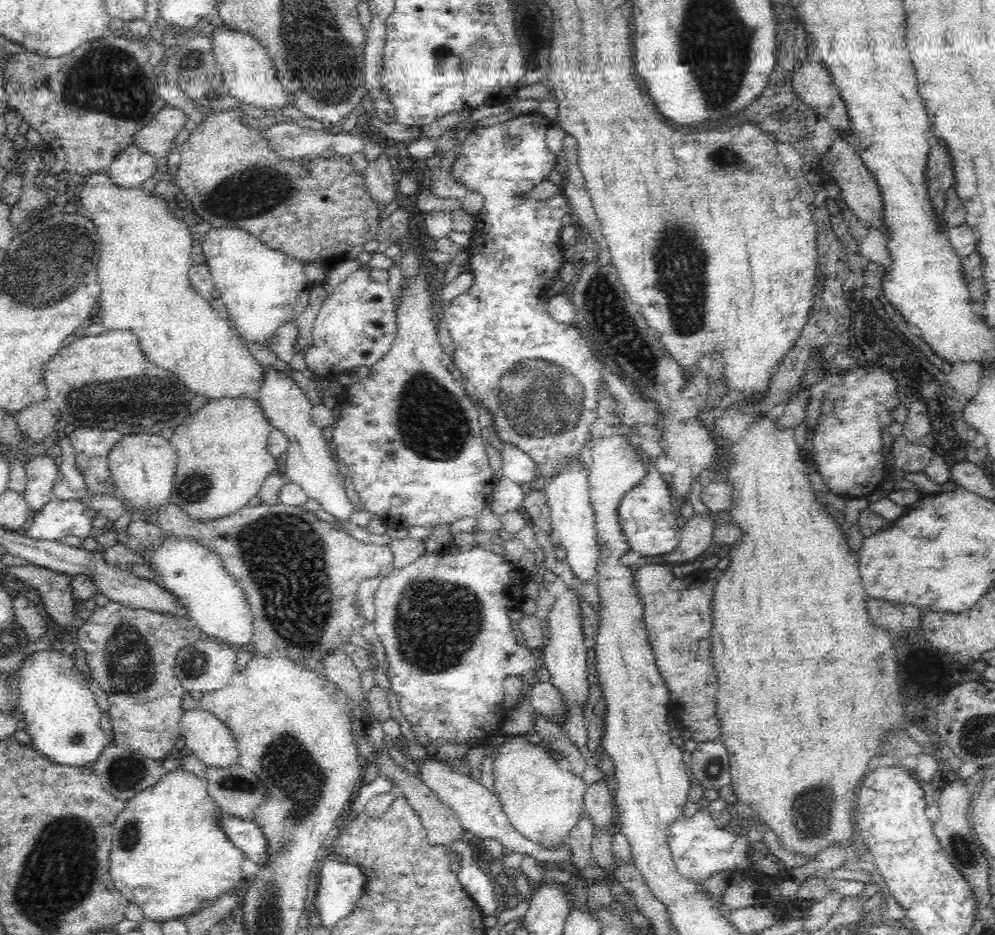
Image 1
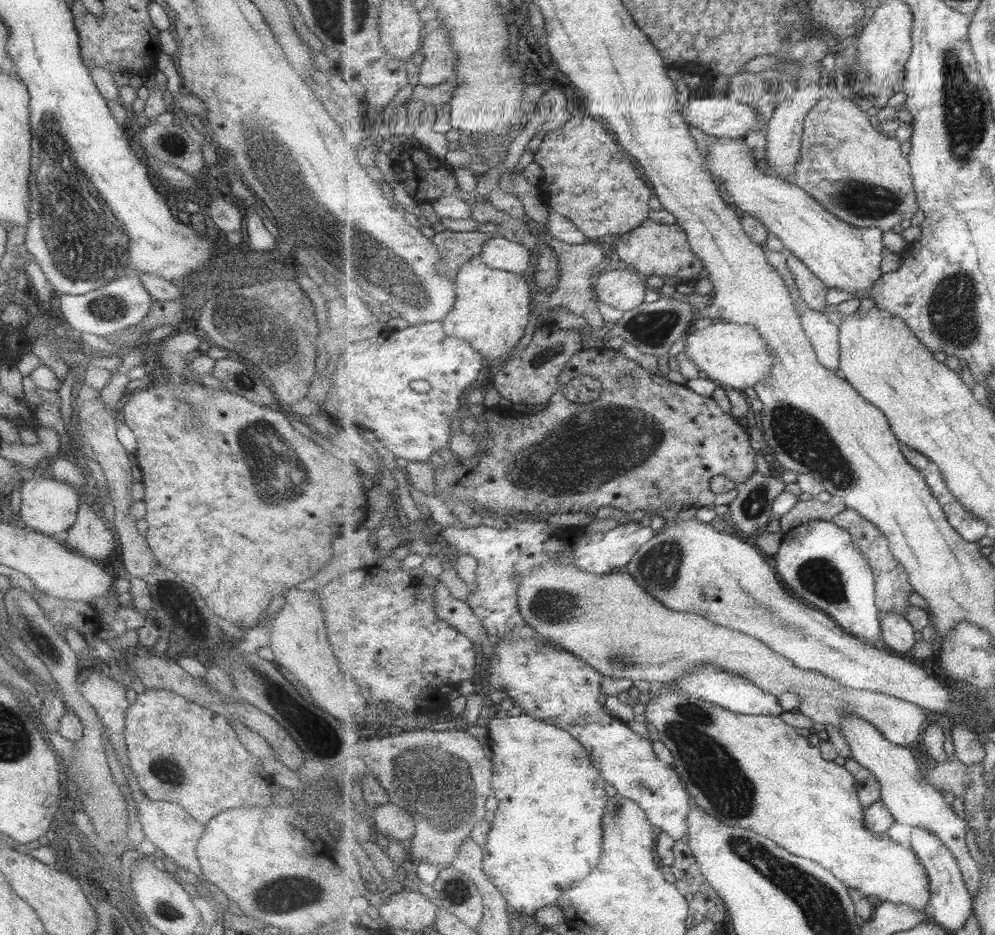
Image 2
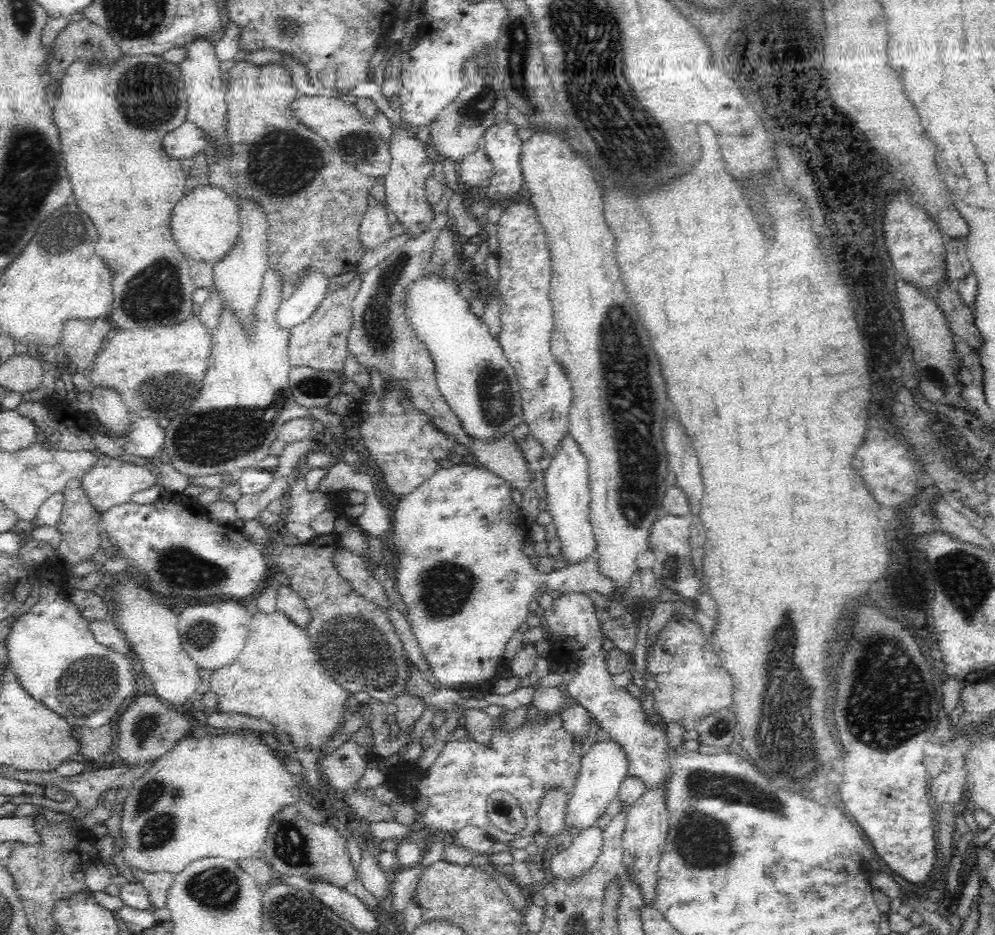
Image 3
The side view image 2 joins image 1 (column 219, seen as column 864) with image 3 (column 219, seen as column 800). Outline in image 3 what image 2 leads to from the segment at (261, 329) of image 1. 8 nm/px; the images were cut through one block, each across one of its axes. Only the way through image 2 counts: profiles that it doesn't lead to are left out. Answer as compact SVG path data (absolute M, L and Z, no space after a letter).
M206 184L206 186L196 186L190 192L182 195L178 204L172 208L170 214L170 230L174 242L178 245L180 252L187 255L190 261L206 261L214 264L220 260L237 239L240 228L239 207L232 194L225 192L217 185Z

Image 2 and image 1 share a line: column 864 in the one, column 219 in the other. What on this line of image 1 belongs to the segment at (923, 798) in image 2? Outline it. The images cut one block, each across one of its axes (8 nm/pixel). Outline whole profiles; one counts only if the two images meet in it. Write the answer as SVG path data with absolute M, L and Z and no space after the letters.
M199 705L182 711L178 726L185 745L192 755L207 766L226 768L239 764L239 755L231 730L213 712Z

